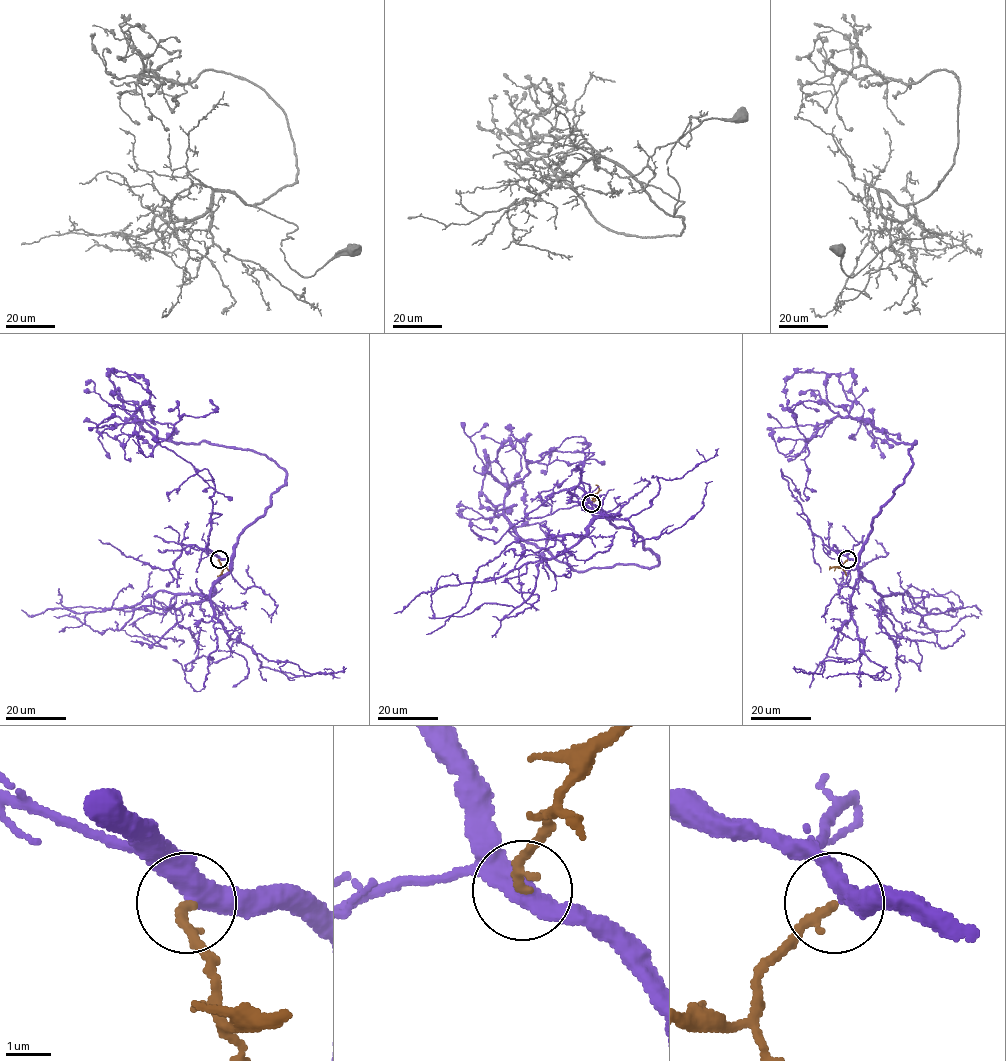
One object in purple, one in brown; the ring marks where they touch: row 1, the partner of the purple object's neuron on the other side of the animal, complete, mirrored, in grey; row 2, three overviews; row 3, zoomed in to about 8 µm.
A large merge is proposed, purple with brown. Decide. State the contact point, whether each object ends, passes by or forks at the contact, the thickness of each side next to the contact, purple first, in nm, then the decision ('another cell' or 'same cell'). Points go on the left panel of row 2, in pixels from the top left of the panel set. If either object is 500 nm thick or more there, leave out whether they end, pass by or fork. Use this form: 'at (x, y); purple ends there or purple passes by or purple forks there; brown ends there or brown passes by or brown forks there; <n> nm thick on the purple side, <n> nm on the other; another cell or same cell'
at (219, 559); purple passes by; brown ends there; 400 nm thick on the purple side, 240 nm on the other; same cell

